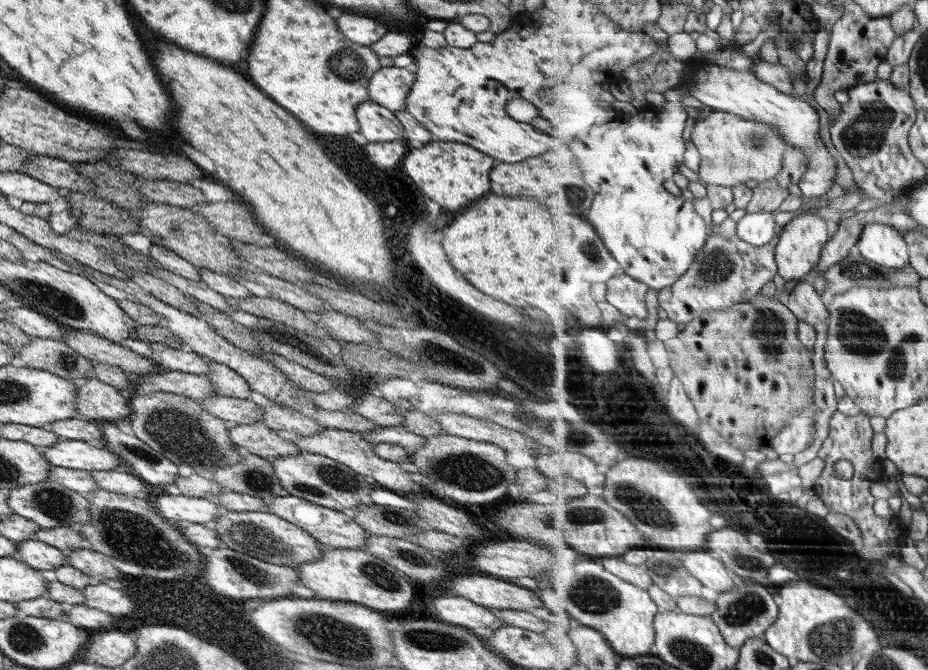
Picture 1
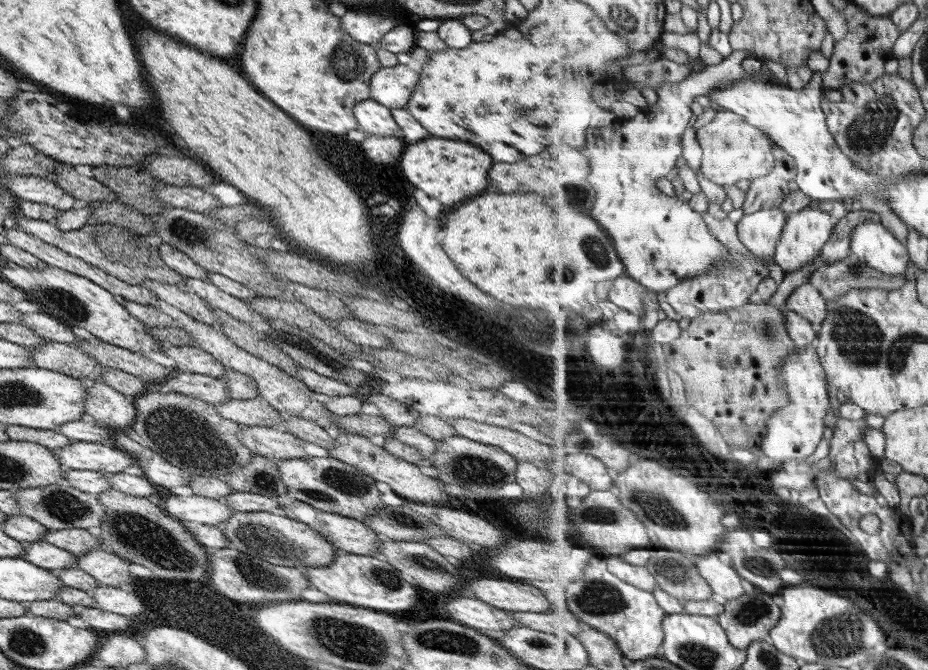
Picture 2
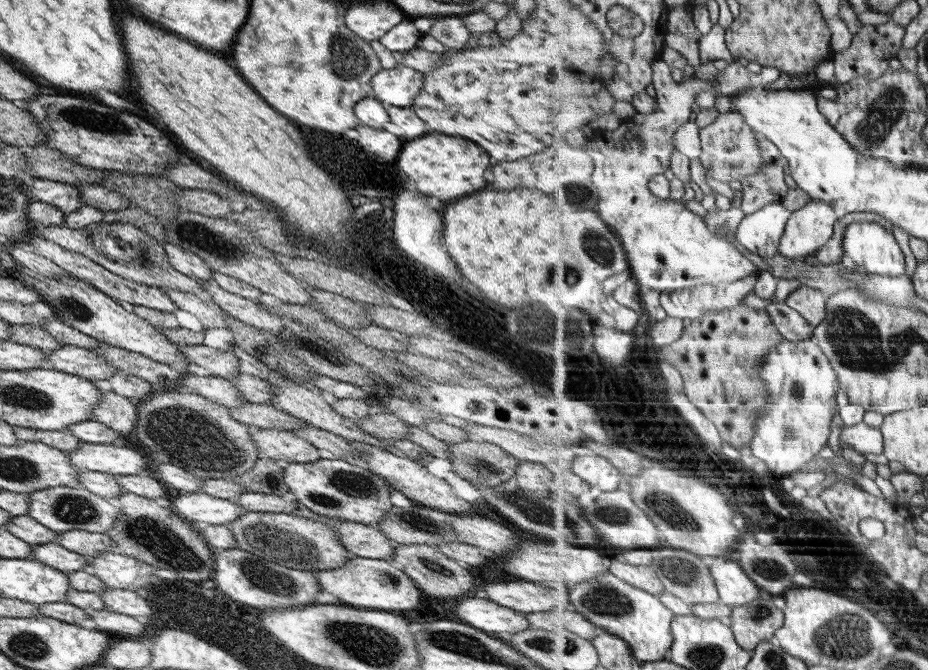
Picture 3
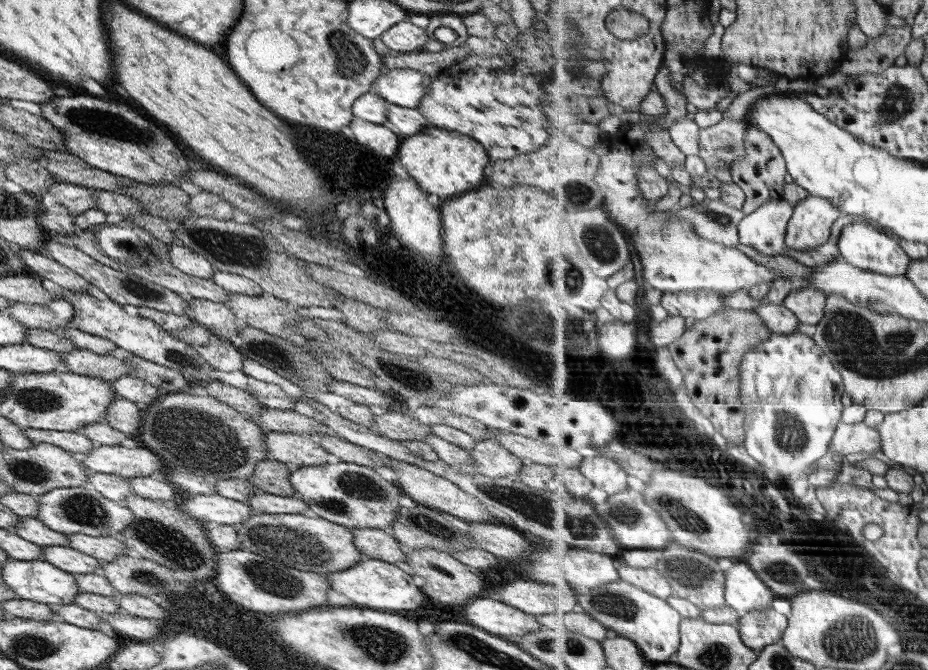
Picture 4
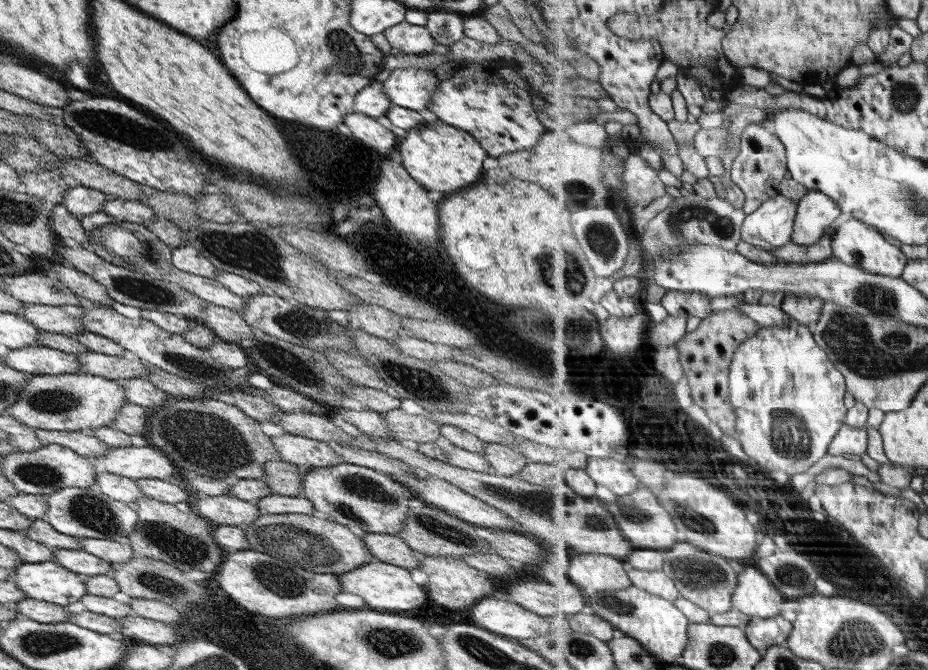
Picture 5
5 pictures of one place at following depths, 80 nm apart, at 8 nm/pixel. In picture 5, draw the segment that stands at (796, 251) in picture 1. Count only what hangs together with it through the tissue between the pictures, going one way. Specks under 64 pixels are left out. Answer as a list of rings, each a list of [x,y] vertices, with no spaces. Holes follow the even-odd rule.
[[[808,191],[798,202],[792,241],[801,246],[814,245],[843,216],[834,198],[819,191]]]

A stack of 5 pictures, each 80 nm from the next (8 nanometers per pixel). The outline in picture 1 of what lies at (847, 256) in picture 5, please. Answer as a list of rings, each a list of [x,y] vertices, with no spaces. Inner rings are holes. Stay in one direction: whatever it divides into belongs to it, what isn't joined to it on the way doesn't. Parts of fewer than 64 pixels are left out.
[[[865,225],[857,247],[865,258],[881,266],[901,269],[910,265],[907,241],[893,225]]]

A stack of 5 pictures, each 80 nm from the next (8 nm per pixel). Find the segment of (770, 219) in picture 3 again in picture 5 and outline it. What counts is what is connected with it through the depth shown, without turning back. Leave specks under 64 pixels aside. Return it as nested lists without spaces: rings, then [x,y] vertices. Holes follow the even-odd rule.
[[[779,192],[746,216],[742,240],[762,250],[781,248],[792,241],[797,213],[798,202]]]

